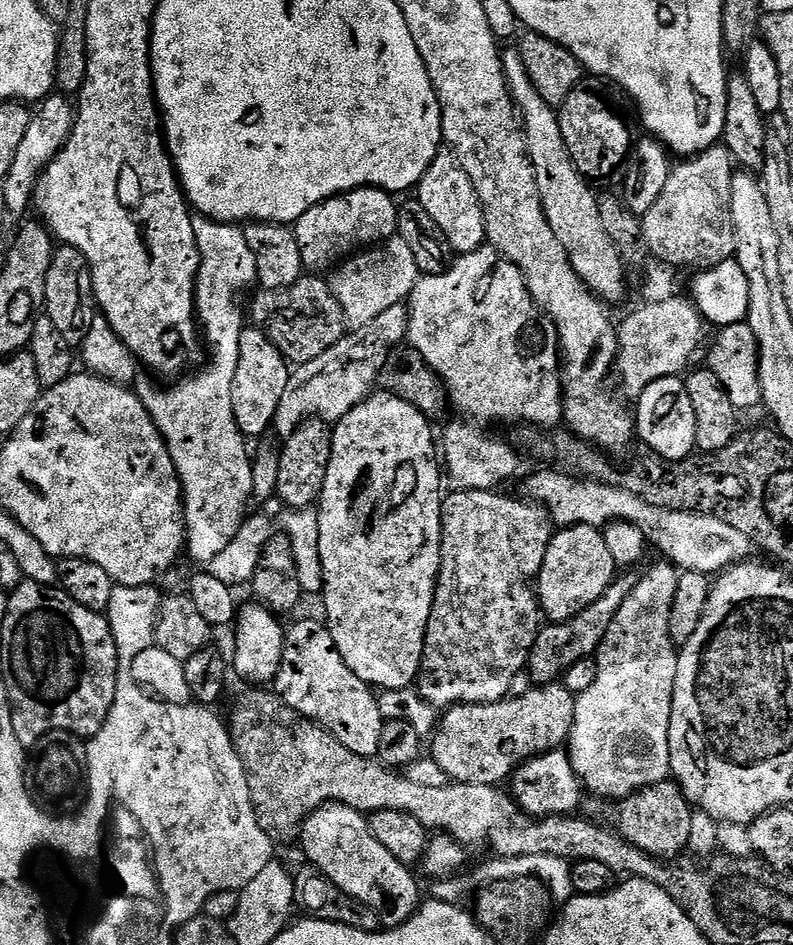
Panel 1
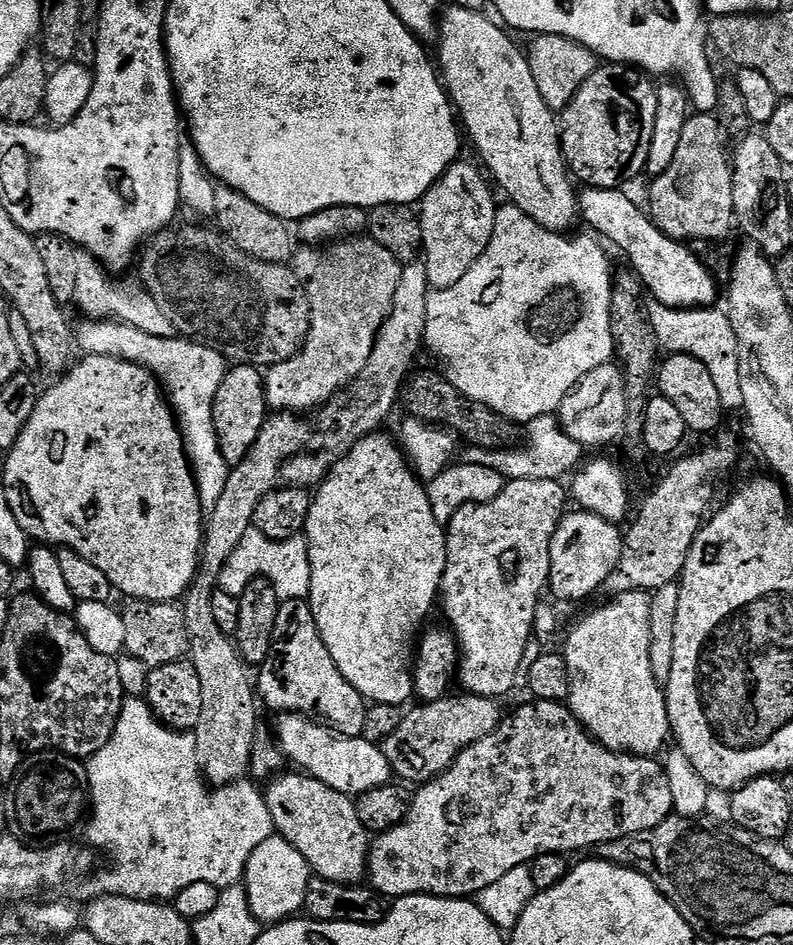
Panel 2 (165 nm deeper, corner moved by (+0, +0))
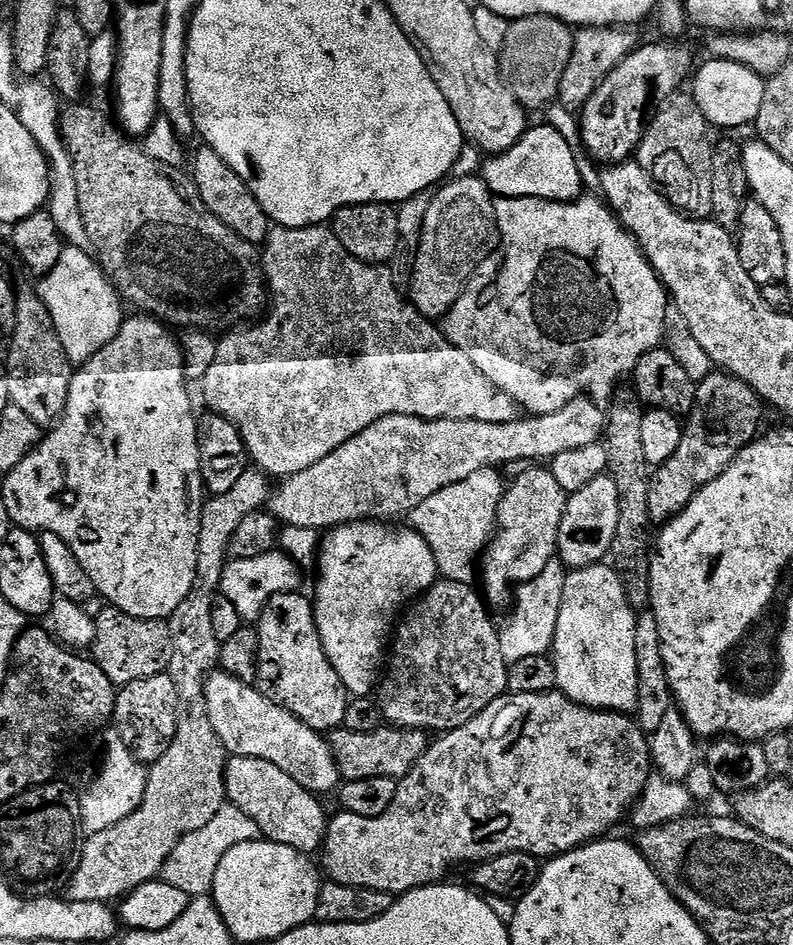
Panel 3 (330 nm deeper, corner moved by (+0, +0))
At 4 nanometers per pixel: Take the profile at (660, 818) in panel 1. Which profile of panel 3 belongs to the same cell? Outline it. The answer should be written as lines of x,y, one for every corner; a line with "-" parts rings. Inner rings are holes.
559,690
544,693
518,693
505,694
500,696
494,702
490,702
490,706
486,706
486,710
482,710
482,714
478,714
474,718
470,718
470,722
466,722
462,726
458,726
454,730
437,735
435,739
428,745
428,749
422,754
422,758
418,758
415,766
409,770
396,785
396,793
394,794
394,803
390,805
390,810
386,810
386,814
378,814
378,818
358,818
358,814
350,814
349,812
337,811
337,816
333,815
328,822
328,829
324,835
324,846
322,849
322,857
324,856
324,864
322,863
322,872
328,880
338,882
342,886
362,886
366,890
382,890
383,892
391,892
393,894
403,894
413,892
415,888
427,888
429,884
439,884
445,879
444,876
448,872
448,868
456,868
459,864
468,864
467,866
475,866
481,864
484,860
489,860
495,856
502,854
510,854
511,852
525,852
531,856
539,856
541,858
551,858
553,856
561,856
564,852
572,852
575,848
581,848
584,844
591,844
593,840
598,840
609,835
611,828
616,828
620,823
625,823
626,817
636,807
636,803
640,801
640,795
644,792
644,787
648,779
653,776
654,767
651,758
651,746
649,737
640,729
640,725
636,723
631,715
623,712
605,712
602,708
587,708
581,704
576,704
568,696

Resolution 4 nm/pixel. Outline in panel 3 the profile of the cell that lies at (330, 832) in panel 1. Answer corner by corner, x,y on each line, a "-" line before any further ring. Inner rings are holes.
232,756
224,768
224,781
228,791
227,803
253,820
263,839
305,854
319,853
323,849
329,813
324,813
321,797
298,786
286,770
278,770
274,762
266,762
262,758

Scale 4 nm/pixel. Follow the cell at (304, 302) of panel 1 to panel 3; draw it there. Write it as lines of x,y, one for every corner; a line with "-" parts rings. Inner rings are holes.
84,102
73,103
60,114
60,139
74,166
90,248
113,288
136,307
133,309
155,316
176,330
223,334
243,325
247,321
244,319
266,300
262,256
257,245
238,238
234,230
224,232
222,222
206,210
187,171
155,161
143,147
121,135
113,121
112,124
98,109
87,108

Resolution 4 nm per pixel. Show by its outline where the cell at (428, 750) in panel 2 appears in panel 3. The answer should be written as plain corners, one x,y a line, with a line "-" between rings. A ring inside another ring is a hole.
341,726
327,737
327,742
344,780
381,776
399,782
415,766
418,758
422,758
422,754
428,749
430,736
429,733
419,732
417,728
385,726
373,732
358,734

